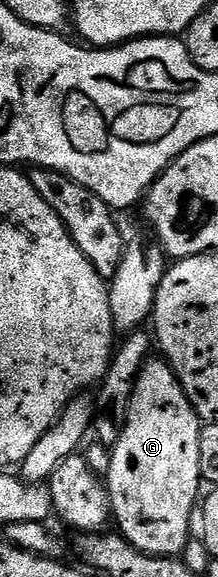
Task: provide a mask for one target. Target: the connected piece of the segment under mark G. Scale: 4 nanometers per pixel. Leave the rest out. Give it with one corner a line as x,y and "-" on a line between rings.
148,360
137,376
135,390
131,394
125,432
121,432
121,440
117,440
117,444
110,451
111,463
105,476
105,485
110,495
110,513
115,522
119,521
118,533
143,554
158,558
174,558
182,555
187,549
187,543
192,541
191,517
194,514
196,517
197,503
201,498
201,419
191,406
187,393
183,391
183,386
175,375
175,369
166,360
155,361

